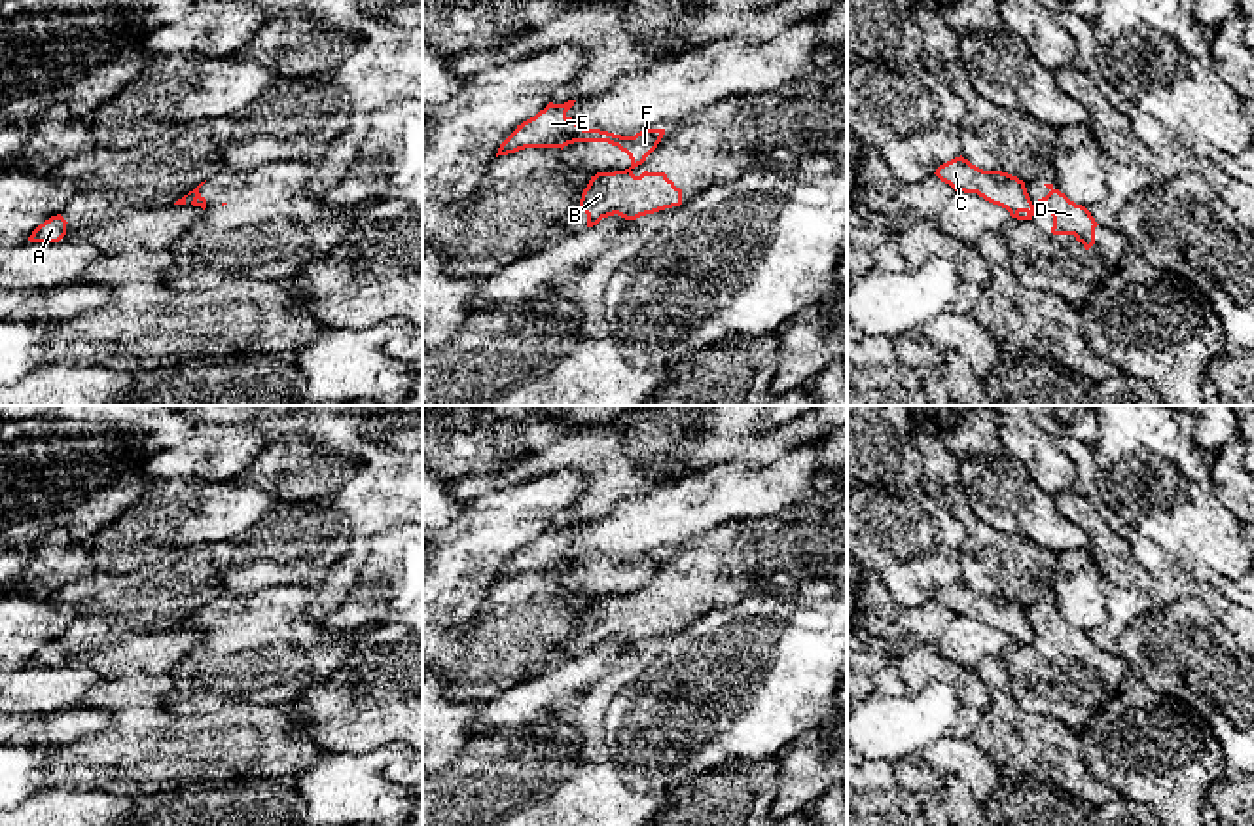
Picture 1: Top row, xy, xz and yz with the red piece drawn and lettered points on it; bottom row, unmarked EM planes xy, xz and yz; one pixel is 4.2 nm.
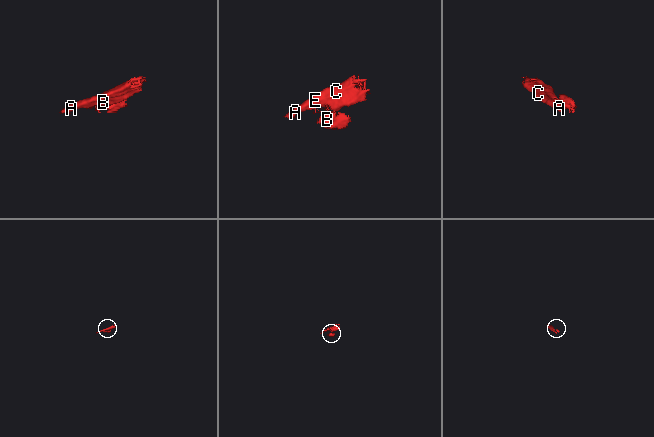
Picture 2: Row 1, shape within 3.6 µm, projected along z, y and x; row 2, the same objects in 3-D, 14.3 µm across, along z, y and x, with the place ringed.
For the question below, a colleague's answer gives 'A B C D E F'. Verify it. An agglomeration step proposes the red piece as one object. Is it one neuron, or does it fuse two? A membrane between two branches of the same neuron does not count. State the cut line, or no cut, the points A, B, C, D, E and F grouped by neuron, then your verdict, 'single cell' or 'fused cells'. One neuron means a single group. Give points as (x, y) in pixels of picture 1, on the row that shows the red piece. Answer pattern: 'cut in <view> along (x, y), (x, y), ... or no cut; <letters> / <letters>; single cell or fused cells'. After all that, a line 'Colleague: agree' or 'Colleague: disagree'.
cut in xy along (180, 199), (184, 201); A C E F / B D; fused cells
Colleague: disagree

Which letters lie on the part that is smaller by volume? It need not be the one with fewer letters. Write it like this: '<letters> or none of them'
B, D

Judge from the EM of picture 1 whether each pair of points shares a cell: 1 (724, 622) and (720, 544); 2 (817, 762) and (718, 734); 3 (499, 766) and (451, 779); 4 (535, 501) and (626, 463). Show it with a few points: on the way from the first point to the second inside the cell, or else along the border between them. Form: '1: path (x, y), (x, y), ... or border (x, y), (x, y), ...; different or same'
1: border (766, 592), (745, 595), (709, 614); different
2: border (815, 724), (777, 754); different
3: path (487, 766), (474, 779), (463, 779); same
4: border (542, 474), (578, 470), (588, 484); different

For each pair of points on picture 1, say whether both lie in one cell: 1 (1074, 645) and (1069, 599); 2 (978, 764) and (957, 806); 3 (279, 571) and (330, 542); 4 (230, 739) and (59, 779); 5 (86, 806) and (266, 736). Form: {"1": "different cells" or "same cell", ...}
{"1": "different cells", "2": "different cells", "3": "same cell", "4": "same cell", "5": "different cells"}

